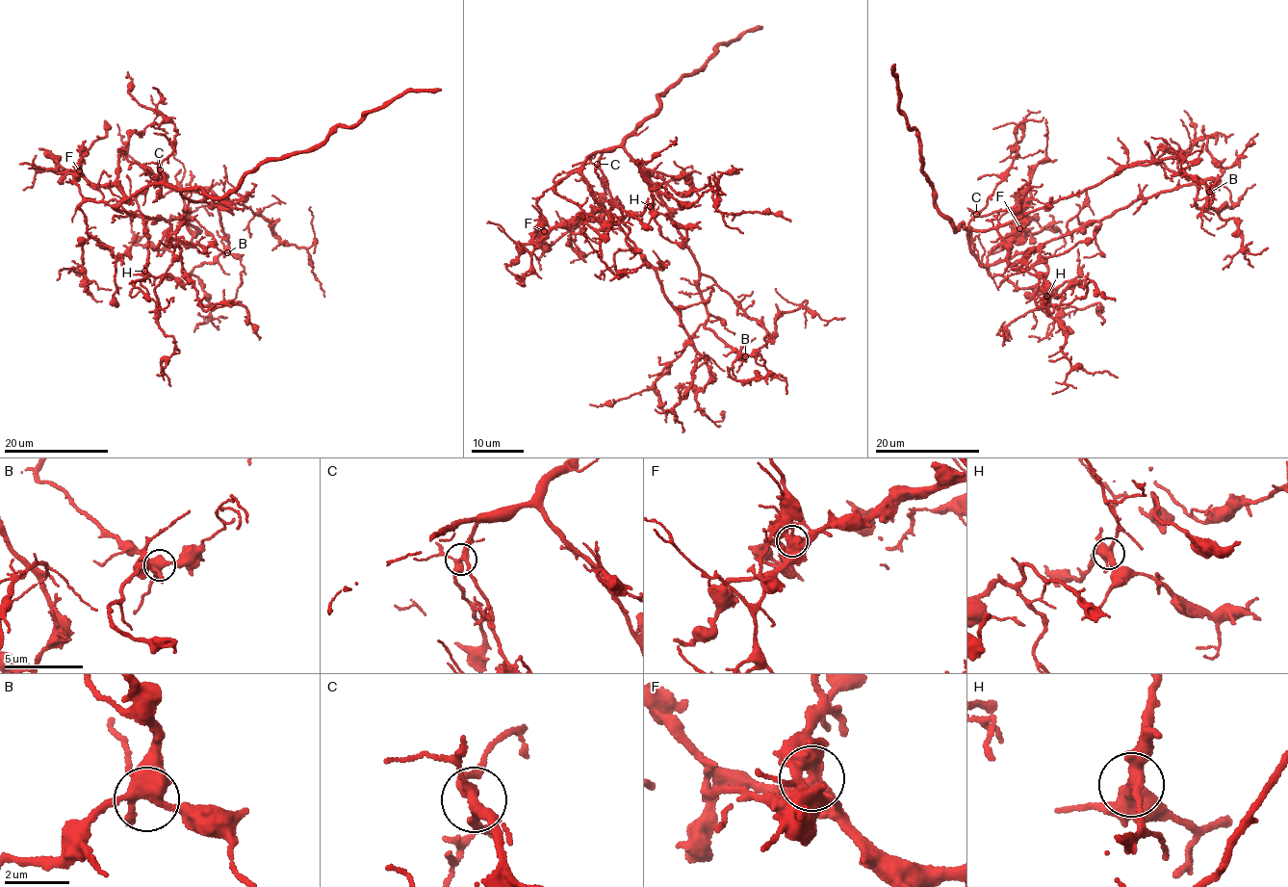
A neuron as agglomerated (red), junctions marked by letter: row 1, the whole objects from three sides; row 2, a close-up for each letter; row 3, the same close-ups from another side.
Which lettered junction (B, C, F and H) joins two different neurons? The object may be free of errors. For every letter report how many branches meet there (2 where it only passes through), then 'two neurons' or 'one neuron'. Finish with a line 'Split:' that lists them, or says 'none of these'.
B: 5 | one neuron
C: 4 | one neuron
F: 5 | two neurons
H: 4 | one neuron
Split: F

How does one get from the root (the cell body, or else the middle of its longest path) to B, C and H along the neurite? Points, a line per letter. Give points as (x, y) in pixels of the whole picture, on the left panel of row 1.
B: (163, 184), (178, 190), (194, 203), (224, 206), (228, 198), (228, 202), (218, 208), (228, 244), (227, 252)
C: (163, 184), (164, 175), (160, 169)
H: (163, 184), (145, 186), (114, 207), (144, 221), (143, 232), (148, 254), (144, 271)

